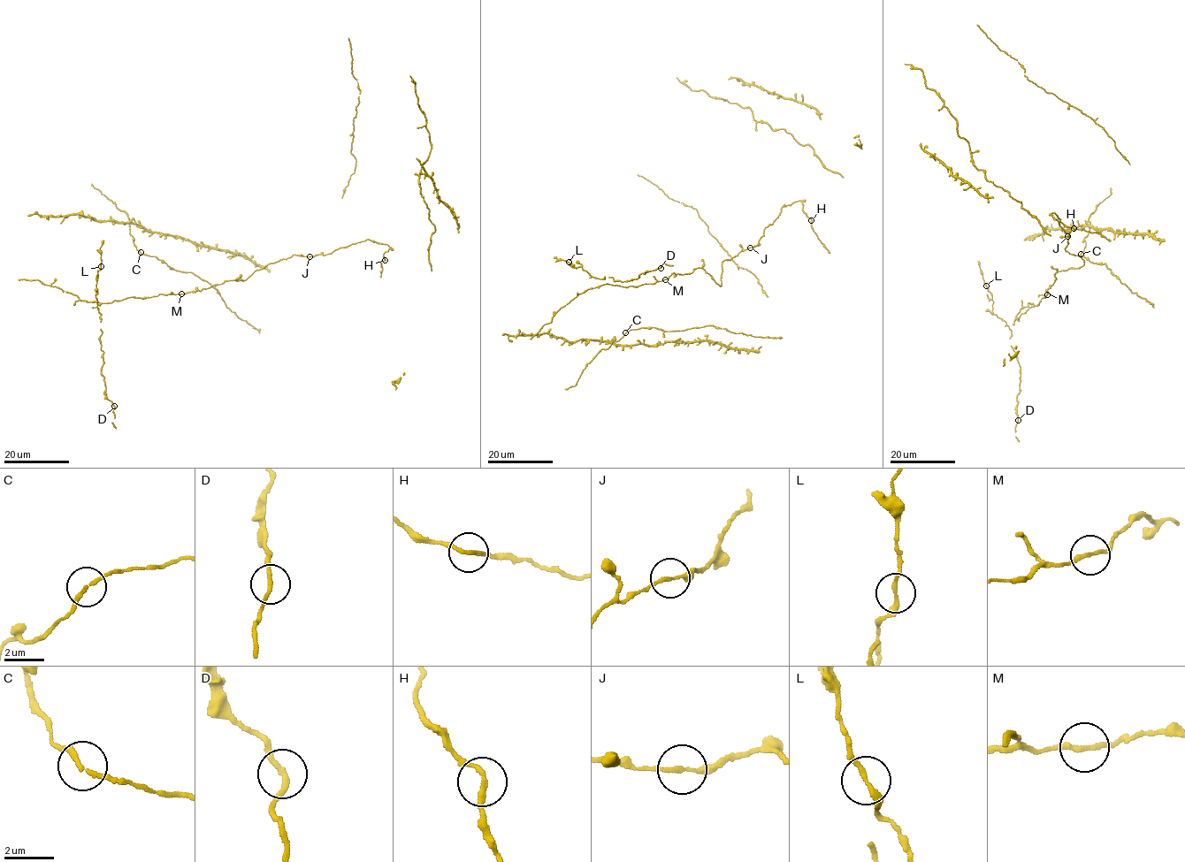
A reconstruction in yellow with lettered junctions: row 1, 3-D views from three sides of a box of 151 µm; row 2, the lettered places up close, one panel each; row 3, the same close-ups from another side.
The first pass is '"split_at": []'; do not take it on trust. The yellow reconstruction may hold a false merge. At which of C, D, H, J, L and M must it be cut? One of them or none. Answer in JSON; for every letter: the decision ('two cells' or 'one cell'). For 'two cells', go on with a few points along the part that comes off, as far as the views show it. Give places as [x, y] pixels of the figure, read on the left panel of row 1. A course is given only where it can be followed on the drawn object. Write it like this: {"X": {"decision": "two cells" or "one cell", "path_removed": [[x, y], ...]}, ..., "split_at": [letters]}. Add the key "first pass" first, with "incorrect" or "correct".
{"first pass": "correct", "C": {"decision": "one cell"}, "D": {"decision": "one cell"}, "H": {"decision": "one cell"}, "J": {"decision": "one cell"}, "L": {"decision": "one cell"}, "M": {"decision": "one cell"}, "split_at": []}

